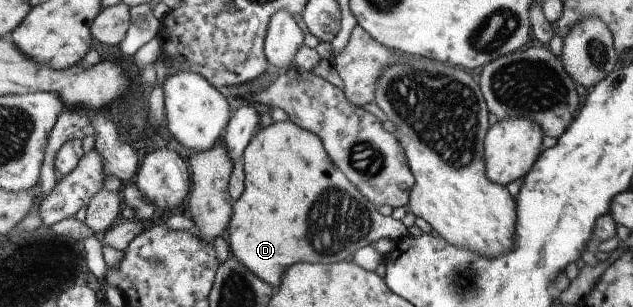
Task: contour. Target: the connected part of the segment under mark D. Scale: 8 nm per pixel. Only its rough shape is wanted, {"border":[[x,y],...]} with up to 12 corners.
{"border":[[287,120],[244,150],[228,248],[275,290],[295,262],[409,235]]}

